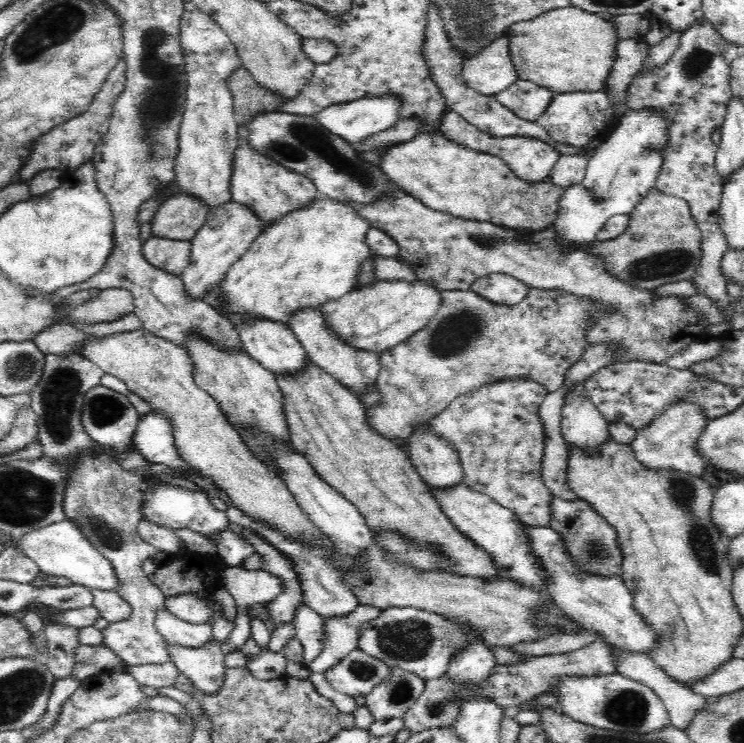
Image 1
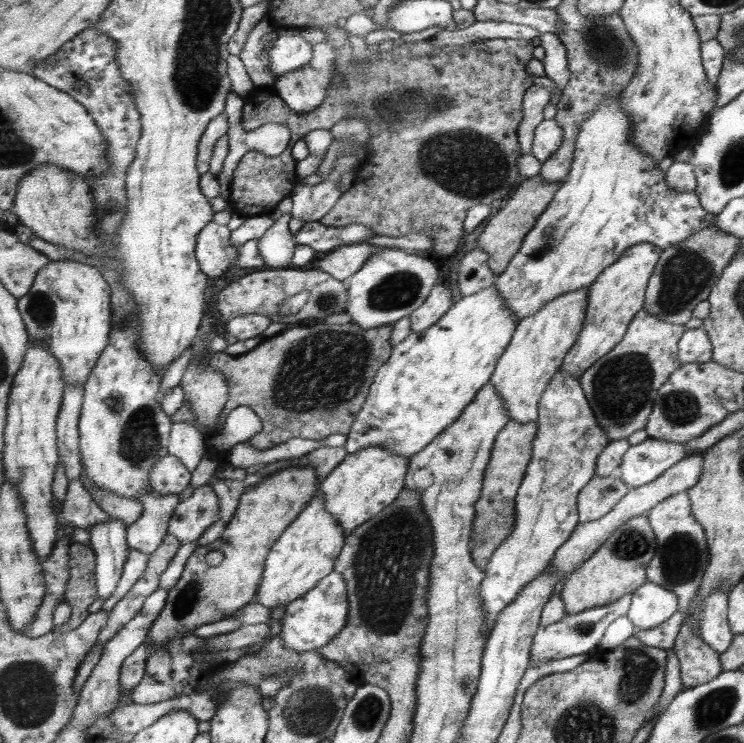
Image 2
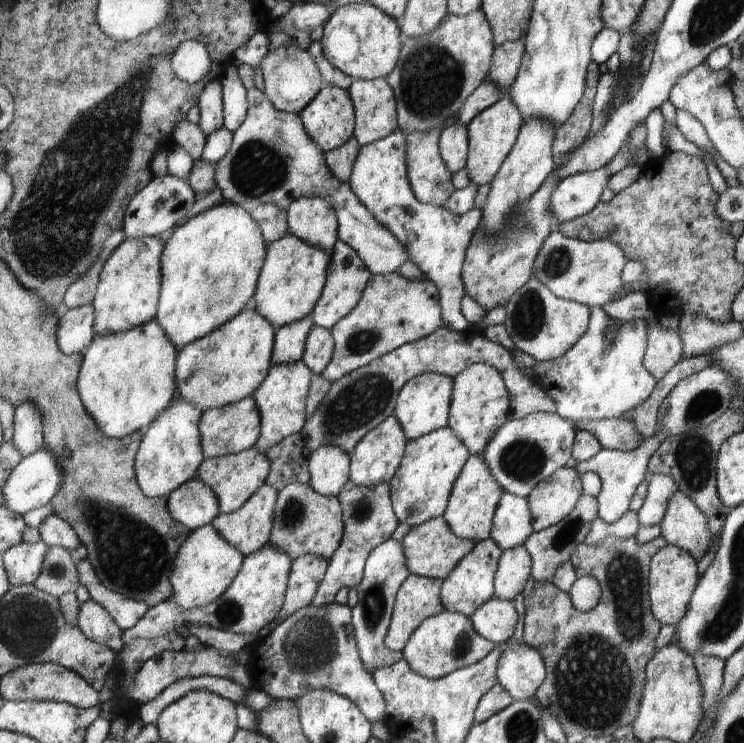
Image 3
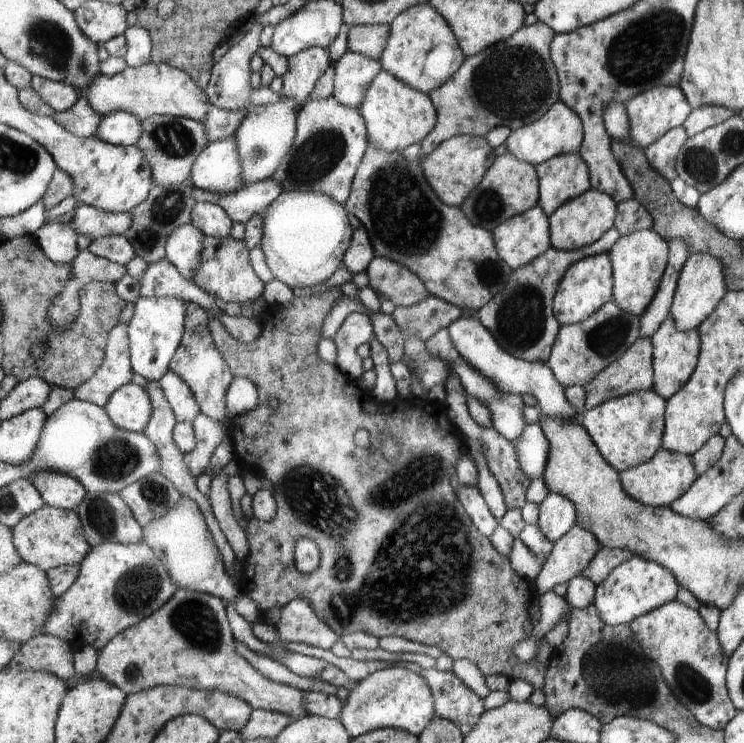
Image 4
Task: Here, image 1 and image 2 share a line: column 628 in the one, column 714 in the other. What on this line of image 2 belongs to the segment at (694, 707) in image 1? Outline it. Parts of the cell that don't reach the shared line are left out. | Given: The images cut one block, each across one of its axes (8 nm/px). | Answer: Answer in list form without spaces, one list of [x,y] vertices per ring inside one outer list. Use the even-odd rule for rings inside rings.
[[[683,618],[672,648],[679,662],[682,689],[707,682],[722,671],[718,654],[692,628],[689,619]]]

